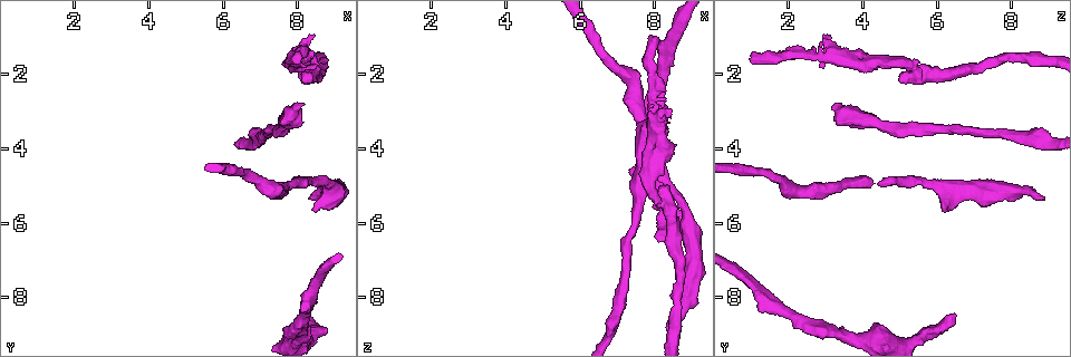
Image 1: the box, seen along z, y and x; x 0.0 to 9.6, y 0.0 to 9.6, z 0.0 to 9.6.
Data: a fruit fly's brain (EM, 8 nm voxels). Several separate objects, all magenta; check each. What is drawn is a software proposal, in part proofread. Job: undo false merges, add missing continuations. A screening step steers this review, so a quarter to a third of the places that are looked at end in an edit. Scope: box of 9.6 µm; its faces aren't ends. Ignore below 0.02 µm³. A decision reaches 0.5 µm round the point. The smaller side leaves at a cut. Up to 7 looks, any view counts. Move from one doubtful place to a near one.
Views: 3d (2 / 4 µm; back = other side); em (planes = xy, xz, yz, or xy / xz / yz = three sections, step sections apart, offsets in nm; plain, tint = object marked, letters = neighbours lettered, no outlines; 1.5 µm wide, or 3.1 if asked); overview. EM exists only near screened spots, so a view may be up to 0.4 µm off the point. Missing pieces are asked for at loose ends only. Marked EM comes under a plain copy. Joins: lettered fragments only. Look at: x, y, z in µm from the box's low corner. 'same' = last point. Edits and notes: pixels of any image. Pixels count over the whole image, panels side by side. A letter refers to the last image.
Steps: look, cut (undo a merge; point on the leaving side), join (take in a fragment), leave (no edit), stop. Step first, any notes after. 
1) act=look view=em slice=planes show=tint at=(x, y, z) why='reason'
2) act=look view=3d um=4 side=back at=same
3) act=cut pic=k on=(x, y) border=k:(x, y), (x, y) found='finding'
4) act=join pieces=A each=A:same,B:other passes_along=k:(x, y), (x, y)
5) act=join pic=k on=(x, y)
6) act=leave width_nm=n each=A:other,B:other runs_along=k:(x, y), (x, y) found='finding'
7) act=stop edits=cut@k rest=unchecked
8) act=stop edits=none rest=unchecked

act=look view=3d um=4 side=back at=(8.05, 8.40, 6.45)

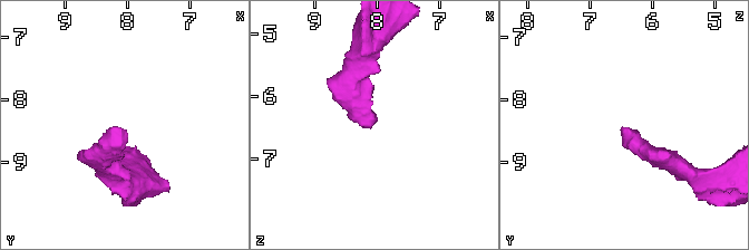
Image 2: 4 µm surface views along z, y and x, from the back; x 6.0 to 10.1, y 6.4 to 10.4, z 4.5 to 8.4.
act=look view=em slice=xy step=8 show=tint at=(8.05, 8.45, 6.50) why='now the EM'

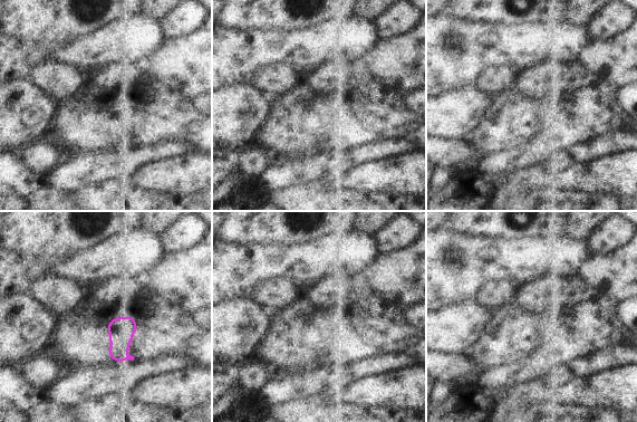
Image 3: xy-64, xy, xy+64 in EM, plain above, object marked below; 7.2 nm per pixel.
act=look view=em slice=planes show=letters at=same

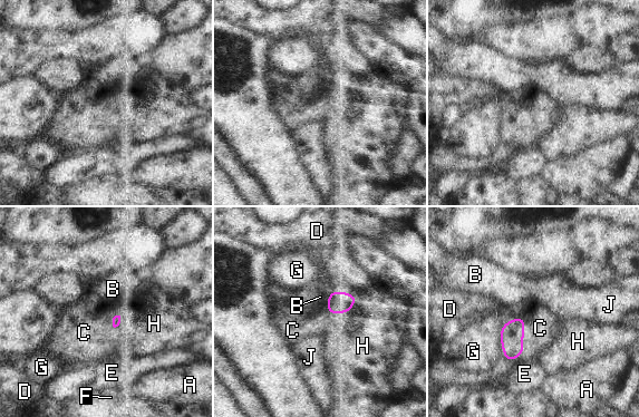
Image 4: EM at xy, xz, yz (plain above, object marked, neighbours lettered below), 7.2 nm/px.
act=join pieces=C each=A:other,B:other,C:same,D:other,E:other,F:other,G:other,H:other,J:other passes_along=4:(512, 332), (523, 335), (540, 328) found='it goes on there'

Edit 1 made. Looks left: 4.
act=look view=3d um=2 at=(8.40, 5.30, 8.95) why='free end'

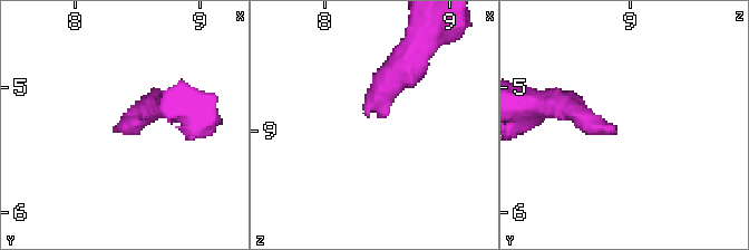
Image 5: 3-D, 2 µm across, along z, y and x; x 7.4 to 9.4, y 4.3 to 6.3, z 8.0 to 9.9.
act=look view=em slice=planes show=tint at=(8.48, 5.34, 8.90)

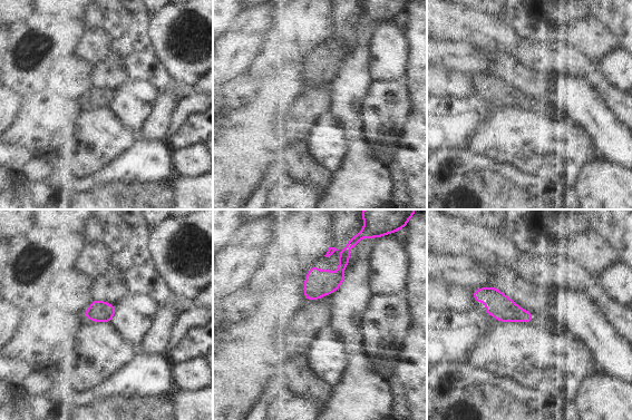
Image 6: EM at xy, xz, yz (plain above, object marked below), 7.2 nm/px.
act=look view=em slice=planes show=letters at=same

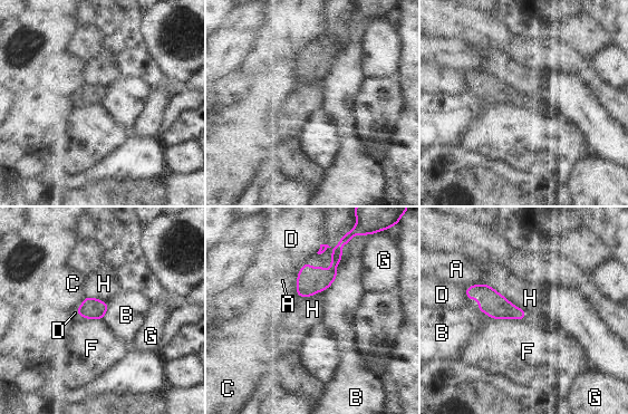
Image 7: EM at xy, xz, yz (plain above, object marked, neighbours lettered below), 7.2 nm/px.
act=leave each=A:other,B:other,C:other,D:other,F:other,G:other,H:other found='no lettered fragment goes on from it'

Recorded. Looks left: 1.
act=look view=em slice=planes show=letters at=(8.40, 1.00, 3.15) why='free end'

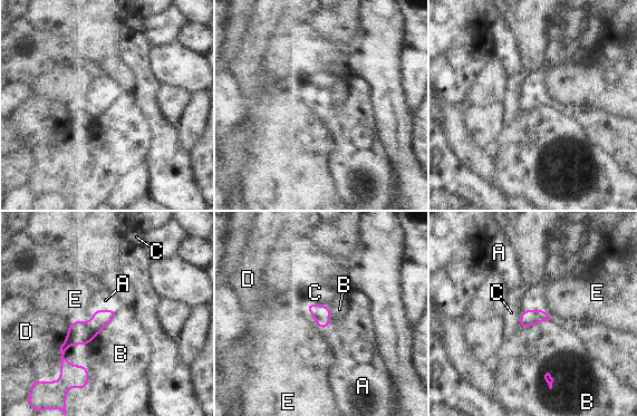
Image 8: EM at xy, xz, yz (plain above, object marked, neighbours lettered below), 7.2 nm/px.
act=leave each=A:other,B:other,C:other,D:other,E:other runs_along=8:(113, 312), (63, 348), (63, 360), (85, 376) found='no lettered fragment goes on from it'

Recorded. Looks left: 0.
act=stop edits=join@4 rest=unchecked

